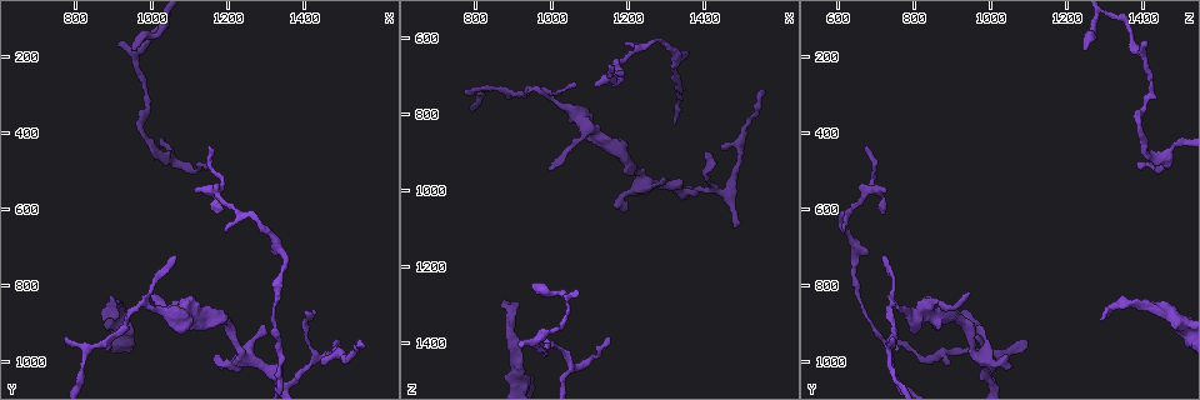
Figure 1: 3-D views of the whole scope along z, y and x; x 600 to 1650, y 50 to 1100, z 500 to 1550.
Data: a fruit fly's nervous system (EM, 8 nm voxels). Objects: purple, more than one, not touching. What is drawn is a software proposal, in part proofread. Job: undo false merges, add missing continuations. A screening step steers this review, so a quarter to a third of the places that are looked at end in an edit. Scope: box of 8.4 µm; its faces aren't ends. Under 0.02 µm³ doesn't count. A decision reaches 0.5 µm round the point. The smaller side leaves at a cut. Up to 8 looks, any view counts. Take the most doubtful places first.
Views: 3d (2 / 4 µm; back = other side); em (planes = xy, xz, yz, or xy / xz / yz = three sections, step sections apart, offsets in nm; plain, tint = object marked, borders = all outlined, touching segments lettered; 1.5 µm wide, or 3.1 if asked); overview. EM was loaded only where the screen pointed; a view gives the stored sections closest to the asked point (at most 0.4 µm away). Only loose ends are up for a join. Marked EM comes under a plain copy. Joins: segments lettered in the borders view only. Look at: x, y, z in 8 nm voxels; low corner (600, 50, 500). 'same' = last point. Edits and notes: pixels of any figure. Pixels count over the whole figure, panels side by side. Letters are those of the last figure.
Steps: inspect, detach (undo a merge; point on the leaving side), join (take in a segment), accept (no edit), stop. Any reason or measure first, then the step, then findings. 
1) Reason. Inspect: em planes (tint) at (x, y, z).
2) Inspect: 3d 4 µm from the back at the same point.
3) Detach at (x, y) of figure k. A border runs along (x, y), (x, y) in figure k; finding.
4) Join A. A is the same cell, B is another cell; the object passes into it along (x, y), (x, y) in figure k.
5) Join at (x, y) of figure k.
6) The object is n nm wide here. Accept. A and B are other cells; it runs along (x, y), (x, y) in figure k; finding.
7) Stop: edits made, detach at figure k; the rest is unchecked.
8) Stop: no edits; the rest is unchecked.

Inspect: 3d 4 µm at (1175, 610, 720).

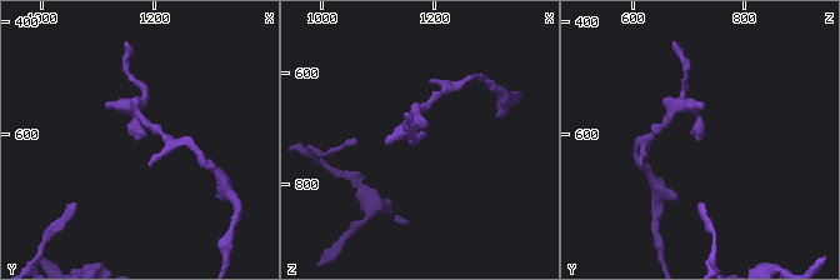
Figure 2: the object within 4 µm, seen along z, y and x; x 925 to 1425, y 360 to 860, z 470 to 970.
Inspect: em 3.1 µm yz step 16 (tint) at (1175, 610, 715).

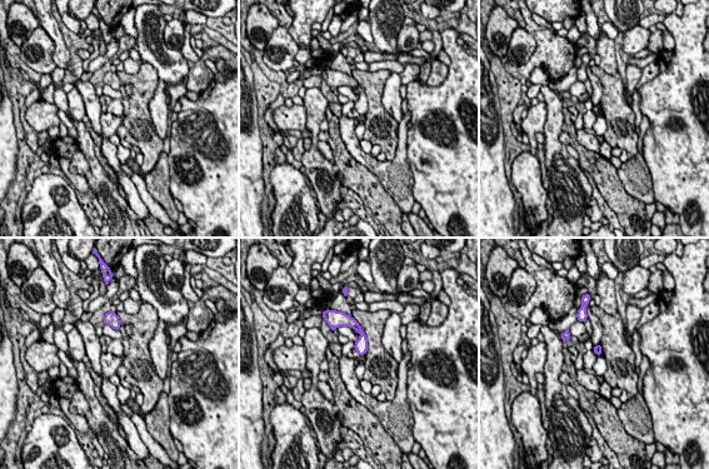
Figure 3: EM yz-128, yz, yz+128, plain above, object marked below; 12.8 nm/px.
Inspect: em 3.1 µm yz step 16 (borders) at the same point.

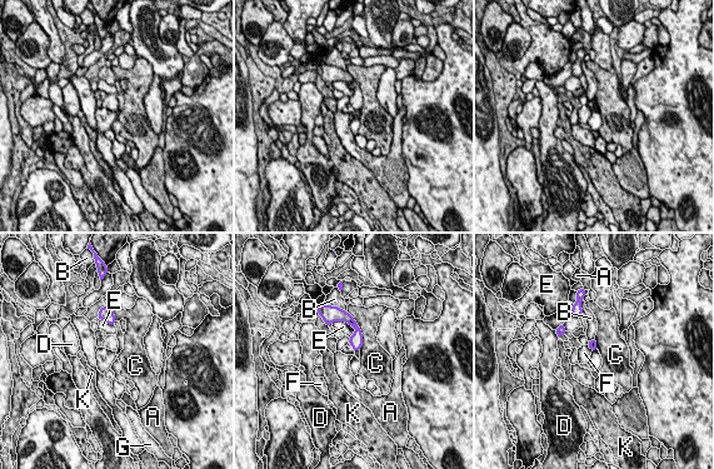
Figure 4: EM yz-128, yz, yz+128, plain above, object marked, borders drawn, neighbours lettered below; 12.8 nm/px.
Accept. A, B, C, D, E, F, G and K are other cells; a border runs along (587, 345), (592, 350) in figure 4; none of them fits.

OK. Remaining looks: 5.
Free end. Inspect: em planes (borders) at (915, 165, 1405).

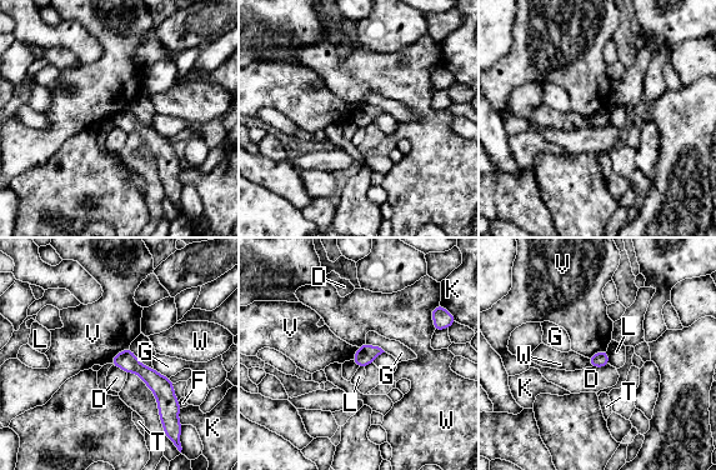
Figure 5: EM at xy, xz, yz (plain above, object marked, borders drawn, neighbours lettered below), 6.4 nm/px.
Accept. D, F, G, K, L, T, V and W are other cells; a border runs along (129, 346), (120, 350), (109, 363) in figure 5; no lettered segment goes on from it.

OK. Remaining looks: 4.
Tapers out. Inspect: em planes (tint) at (995, 825, 945).

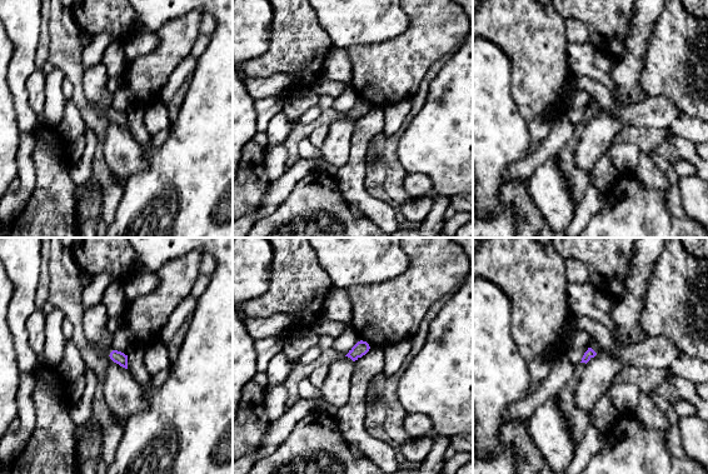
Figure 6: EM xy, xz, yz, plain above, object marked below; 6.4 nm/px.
Inspect: em planes (borders) at the same point.

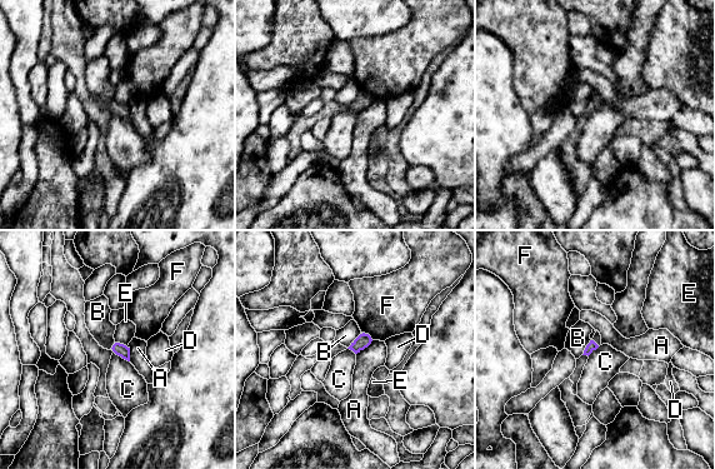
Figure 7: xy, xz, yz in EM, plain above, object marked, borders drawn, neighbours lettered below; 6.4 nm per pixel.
The longest contact is with A, 160 nm. Accept. A, B, C, D, E and F are other cells; none of them fits.

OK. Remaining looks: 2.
Free end. Inspect: em planes (tint) at (1485, 940, 1095).

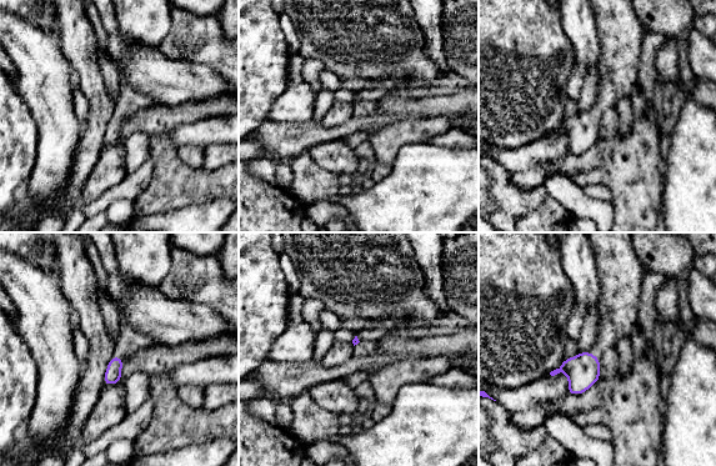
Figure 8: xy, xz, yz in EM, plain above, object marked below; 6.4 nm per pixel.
Inspect: em planes (borders) at the same point.

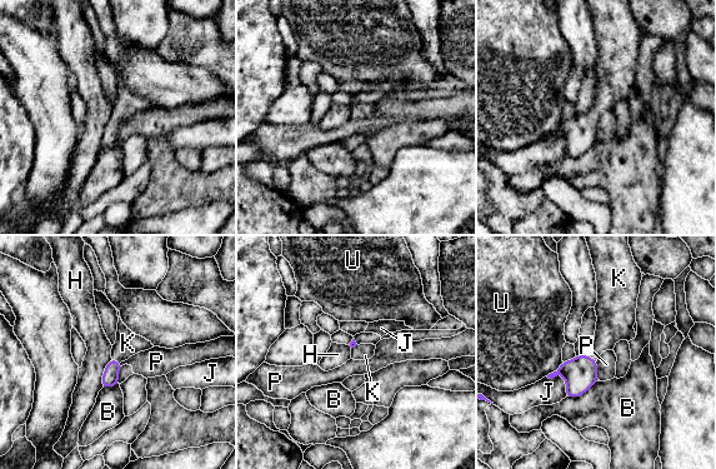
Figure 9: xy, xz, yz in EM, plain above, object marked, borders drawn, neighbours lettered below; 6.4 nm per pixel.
Join K. K is the same cell, B, H, J, P and U are other cells; the object passes into it along (580, 373), (590, 358), (611, 327) in figure 9; it goes on there.

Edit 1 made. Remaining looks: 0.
Stop: edits made, join at figure 9; the rest is unchecked.

